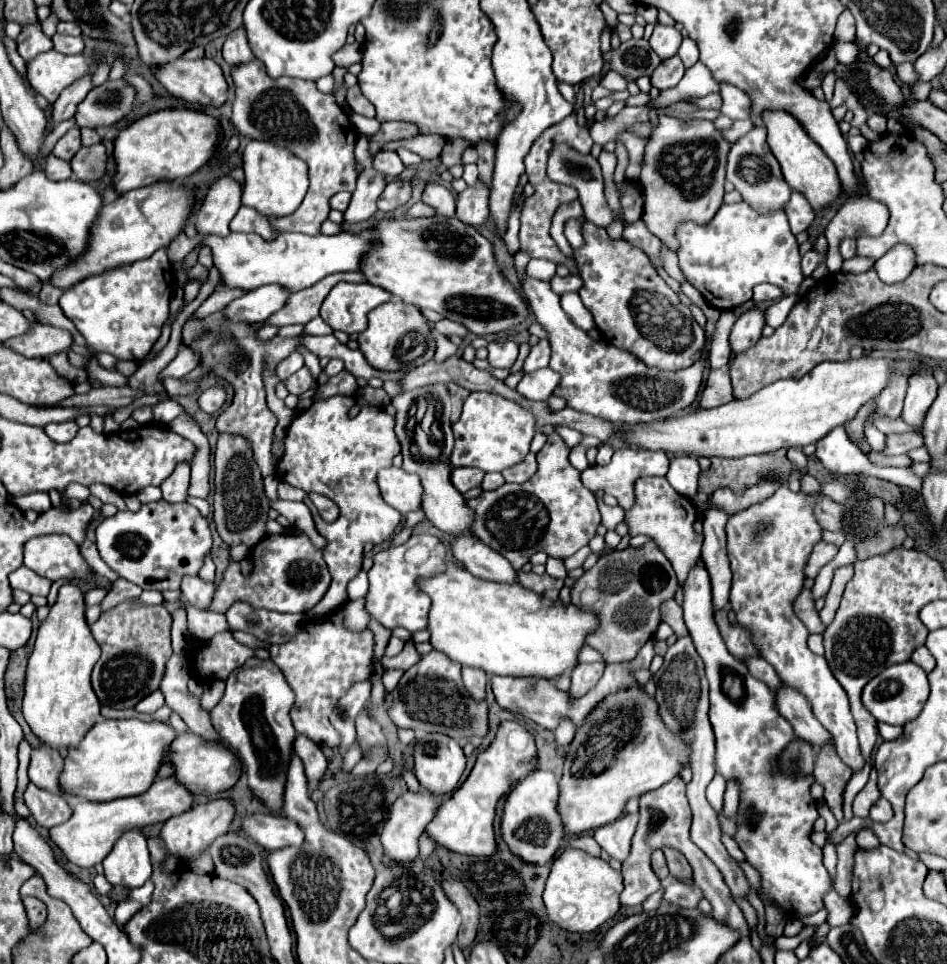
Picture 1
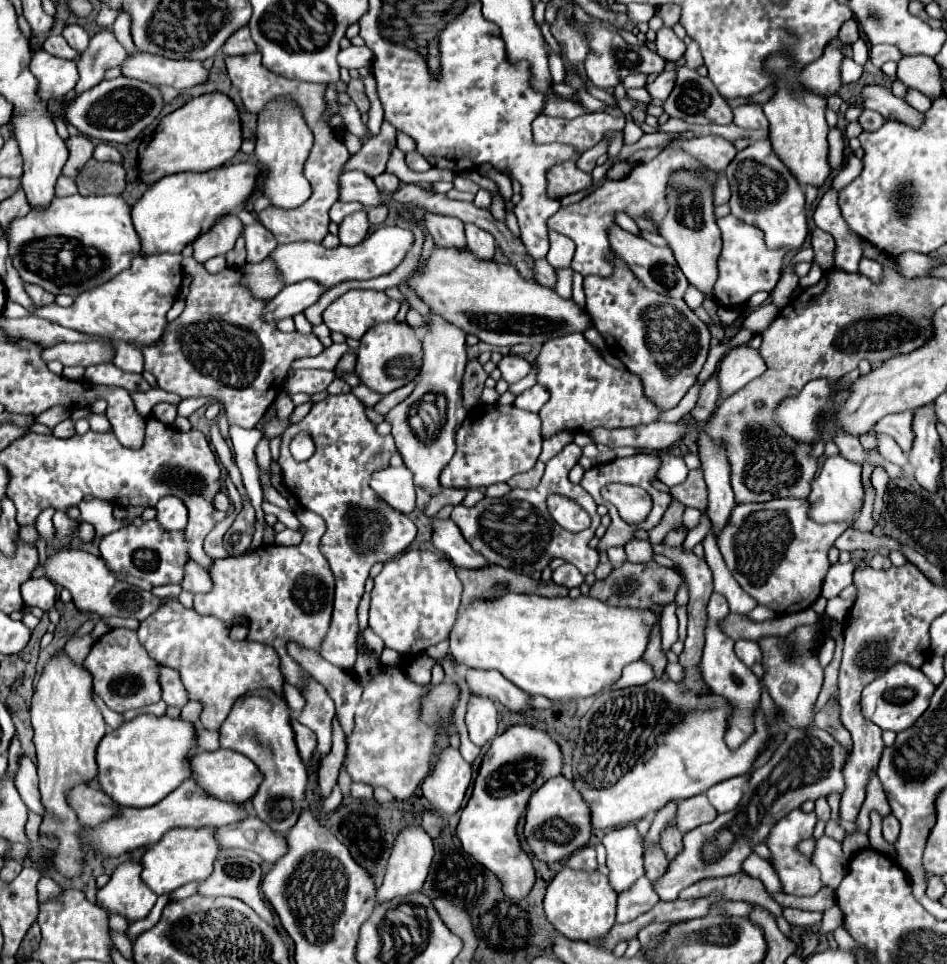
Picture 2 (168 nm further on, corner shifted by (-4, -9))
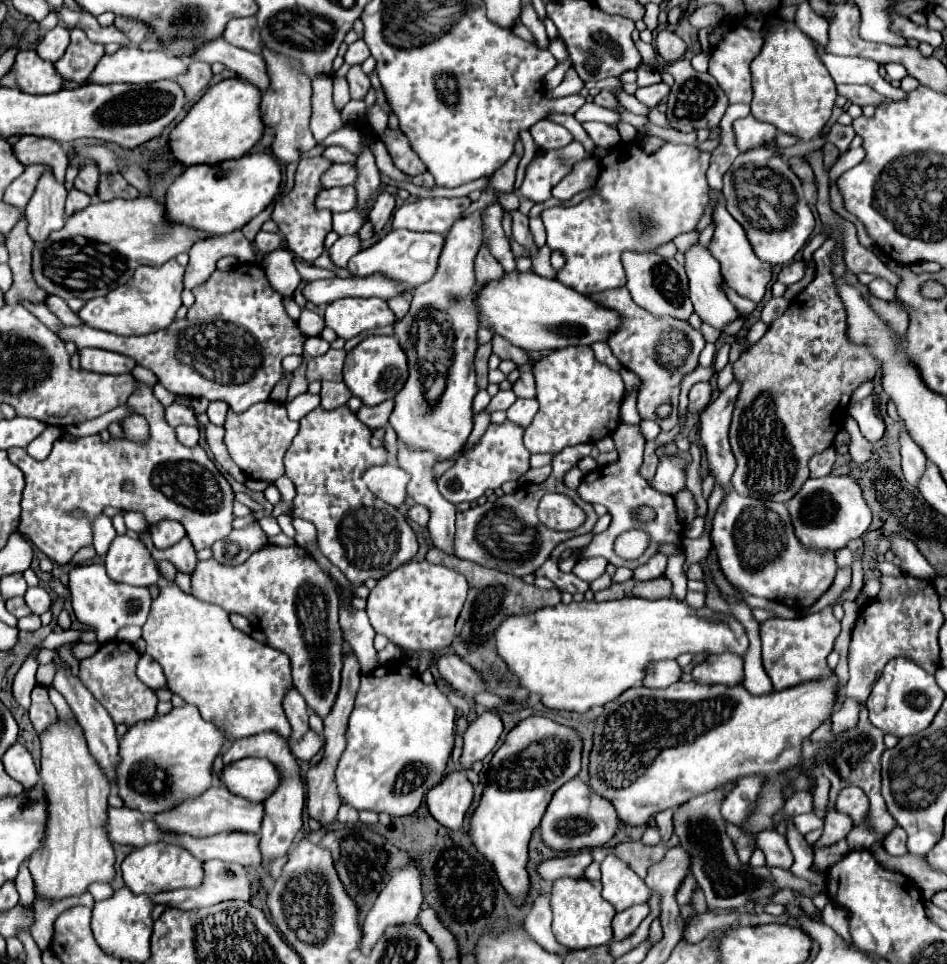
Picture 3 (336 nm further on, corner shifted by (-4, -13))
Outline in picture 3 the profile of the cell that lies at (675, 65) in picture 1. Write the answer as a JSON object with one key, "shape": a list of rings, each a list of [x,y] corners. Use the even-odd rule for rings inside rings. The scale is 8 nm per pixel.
{"shape":[[[659,82],[659,84],[653,84],[653,86],[637,88],[635,98],[637,98],[639,102],[643,102],[645,106],[653,108],[653,106],[657,106],[657,104],[667,96],[667,94],[669,94],[669,86],[663,84],[663,82]]]}

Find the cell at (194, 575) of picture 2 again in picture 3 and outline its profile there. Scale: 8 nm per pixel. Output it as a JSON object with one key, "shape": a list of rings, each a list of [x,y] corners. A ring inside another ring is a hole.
{"shape":[[[142,533],[139,535],[139,538],[145,546],[149,548],[153,558],[155,558],[157,562],[169,560],[169,562],[173,562],[173,566],[177,568],[177,572],[183,572],[183,574],[189,574],[189,576],[195,572],[197,556],[195,556],[195,550],[191,548],[191,542],[189,542],[187,538],[179,540],[177,544],[173,544],[173,546],[169,546],[169,548],[159,550],[153,546],[151,536],[143,534],[149,533]]]}

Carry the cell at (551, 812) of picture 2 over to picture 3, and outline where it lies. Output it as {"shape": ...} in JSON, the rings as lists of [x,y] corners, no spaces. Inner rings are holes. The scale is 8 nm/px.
{"shape":[[[579,778],[569,780],[563,784],[551,798],[541,824],[539,824],[539,834],[541,840],[547,848],[557,850],[557,852],[579,852],[583,848],[597,848],[603,846],[605,842],[611,840],[619,826],[619,820],[615,816],[615,810],[611,804],[603,802],[601,796],[595,796],[591,788],[587,788],[585,782]]]}

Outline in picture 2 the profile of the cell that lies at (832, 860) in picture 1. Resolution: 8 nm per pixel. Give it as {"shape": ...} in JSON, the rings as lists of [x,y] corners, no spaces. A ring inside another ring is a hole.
{"shape":[[[785,908],[785,910],[783,910],[783,918],[785,918],[791,926],[809,928],[809,926],[821,922],[821,912],[805,912],[805,910],[795,910],[795,908]]]}

